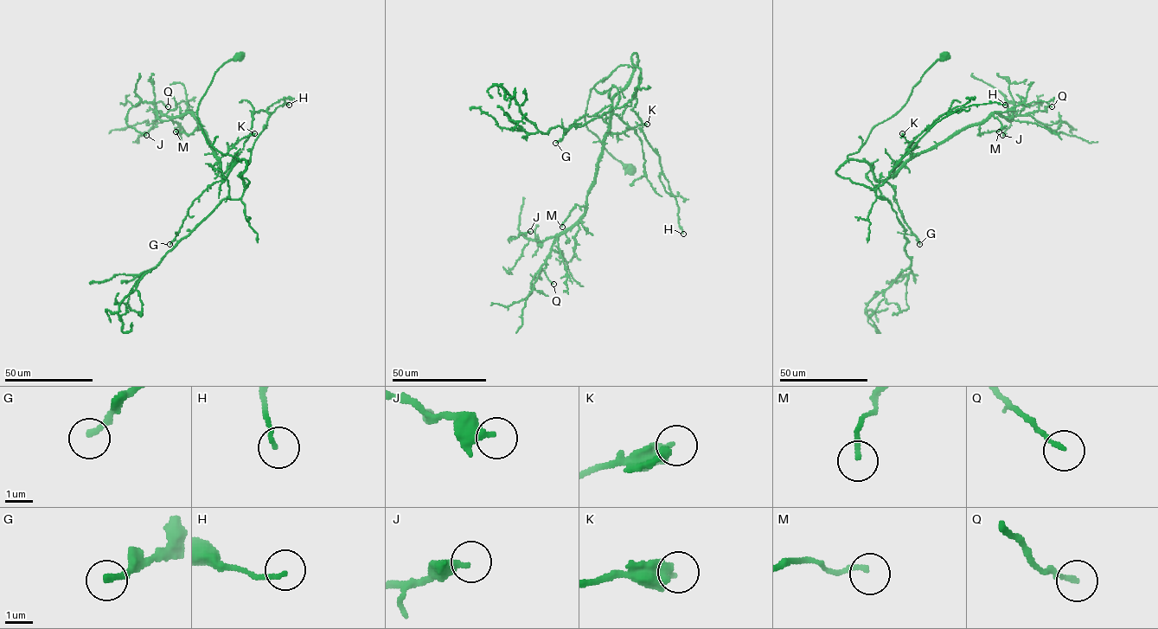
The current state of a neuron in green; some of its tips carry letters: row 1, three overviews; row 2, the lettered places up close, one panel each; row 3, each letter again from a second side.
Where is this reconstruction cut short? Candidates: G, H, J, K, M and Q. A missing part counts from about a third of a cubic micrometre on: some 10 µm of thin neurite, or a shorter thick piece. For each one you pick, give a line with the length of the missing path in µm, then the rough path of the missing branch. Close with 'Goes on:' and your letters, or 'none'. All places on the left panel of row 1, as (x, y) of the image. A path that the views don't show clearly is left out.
Goes on: none

